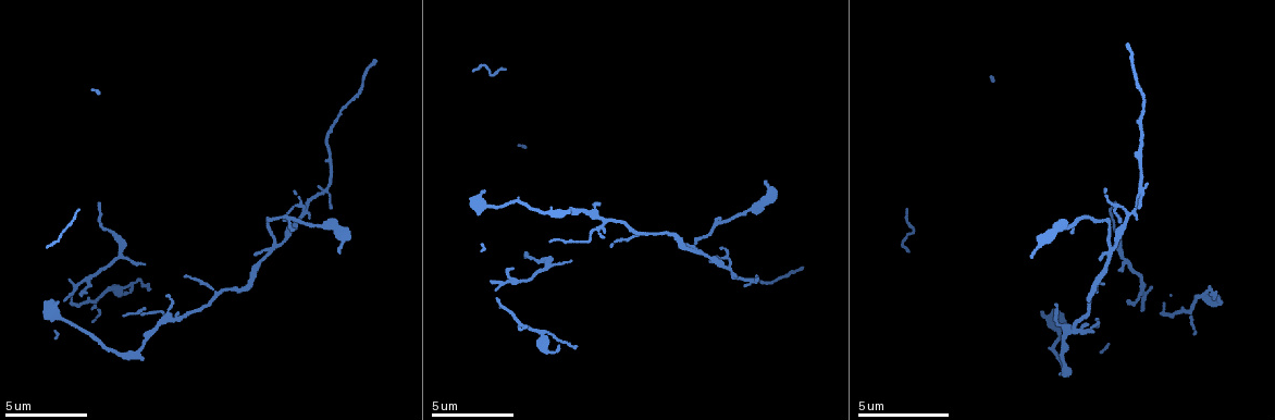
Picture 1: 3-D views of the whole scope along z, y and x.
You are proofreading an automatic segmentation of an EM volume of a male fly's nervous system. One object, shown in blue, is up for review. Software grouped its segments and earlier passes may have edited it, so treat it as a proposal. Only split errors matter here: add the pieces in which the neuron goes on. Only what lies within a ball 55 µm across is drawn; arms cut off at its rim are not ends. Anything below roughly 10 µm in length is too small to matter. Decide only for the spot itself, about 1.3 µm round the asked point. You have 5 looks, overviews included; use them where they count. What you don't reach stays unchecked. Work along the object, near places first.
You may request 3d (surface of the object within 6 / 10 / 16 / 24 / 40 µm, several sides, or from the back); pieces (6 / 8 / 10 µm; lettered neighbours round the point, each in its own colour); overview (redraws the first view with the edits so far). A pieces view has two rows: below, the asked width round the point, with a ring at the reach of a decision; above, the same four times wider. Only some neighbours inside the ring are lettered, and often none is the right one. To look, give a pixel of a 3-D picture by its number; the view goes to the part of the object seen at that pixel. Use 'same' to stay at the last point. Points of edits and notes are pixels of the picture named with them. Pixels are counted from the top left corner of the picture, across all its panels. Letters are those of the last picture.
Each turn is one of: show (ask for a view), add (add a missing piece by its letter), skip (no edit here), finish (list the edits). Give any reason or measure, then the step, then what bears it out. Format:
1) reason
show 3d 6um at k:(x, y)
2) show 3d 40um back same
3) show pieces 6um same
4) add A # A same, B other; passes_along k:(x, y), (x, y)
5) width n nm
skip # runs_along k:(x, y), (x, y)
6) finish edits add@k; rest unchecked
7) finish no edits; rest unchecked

free end
show pieces 6um at 1:(294, 191)

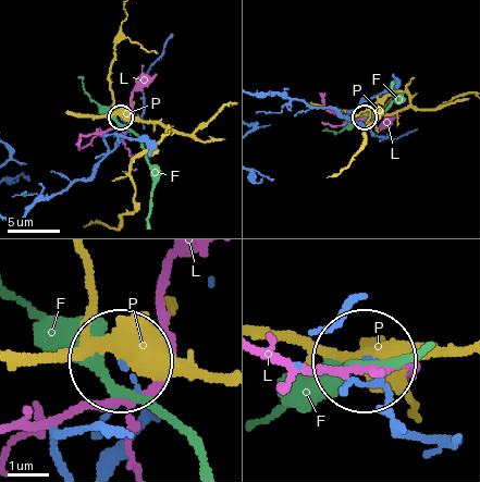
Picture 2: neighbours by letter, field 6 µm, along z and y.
skip # F other, L other, P other; no lettered piece goes on from it

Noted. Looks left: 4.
an open end
show pieces 6um at 1:(338, 250)

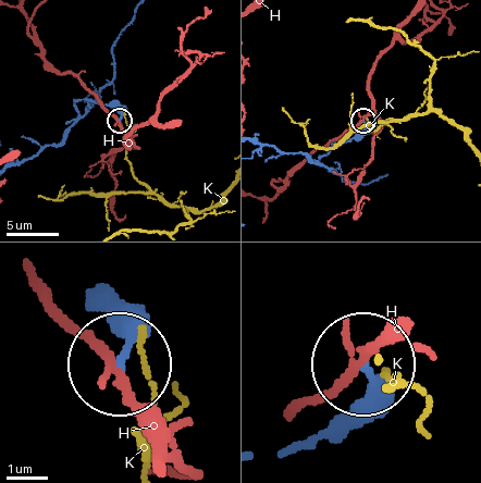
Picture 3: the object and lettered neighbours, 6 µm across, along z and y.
skip # H other, K other; runs_along 3:(26, 159), (60, 141), (77, 101), (112, 106), (120, 120); none of them fits

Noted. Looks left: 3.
branch stops here
show pieces 8um at 1:(1130, 46)

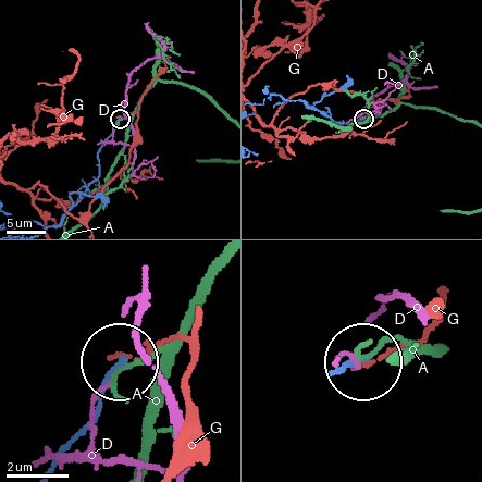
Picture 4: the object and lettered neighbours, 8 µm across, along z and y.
skip # A other, D other, G other; runs_along 4:(60, 221), (99, 174), (99, 149), (118, 119); none of them fits

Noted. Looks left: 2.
finish no edits; rest unchecked

